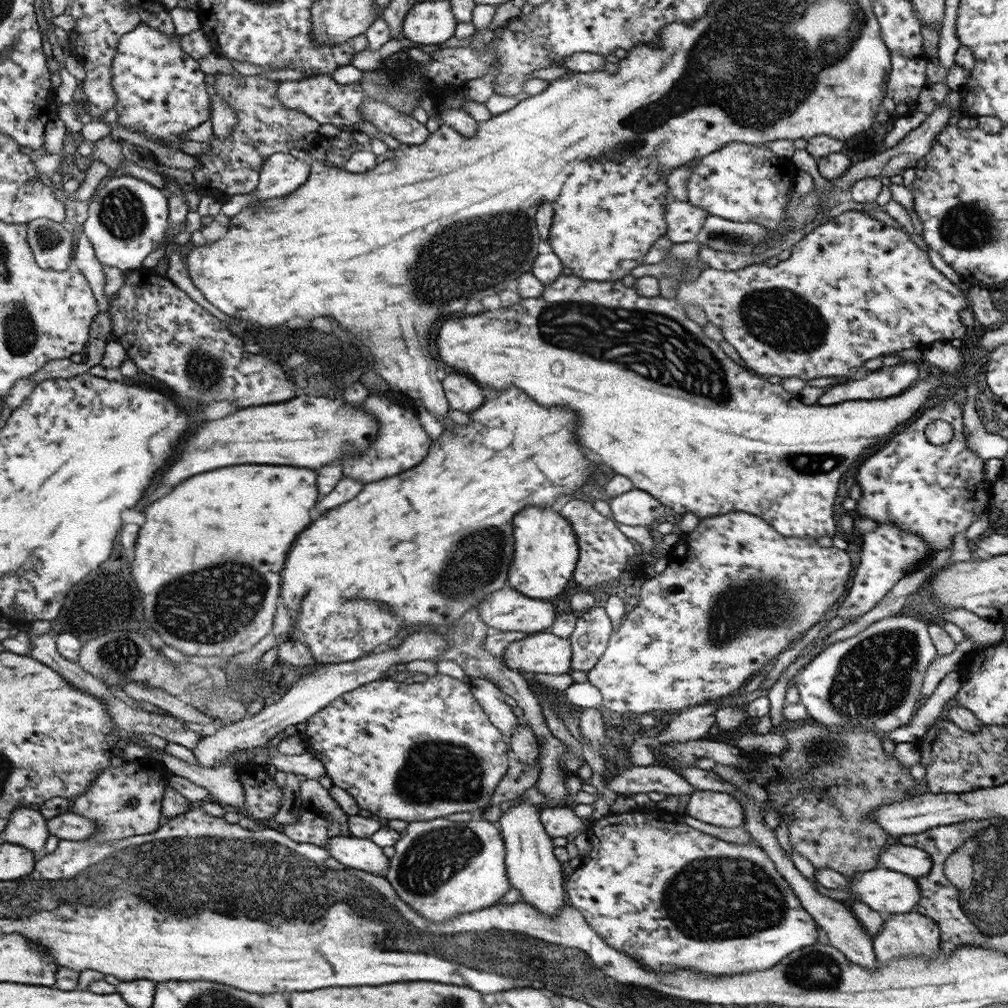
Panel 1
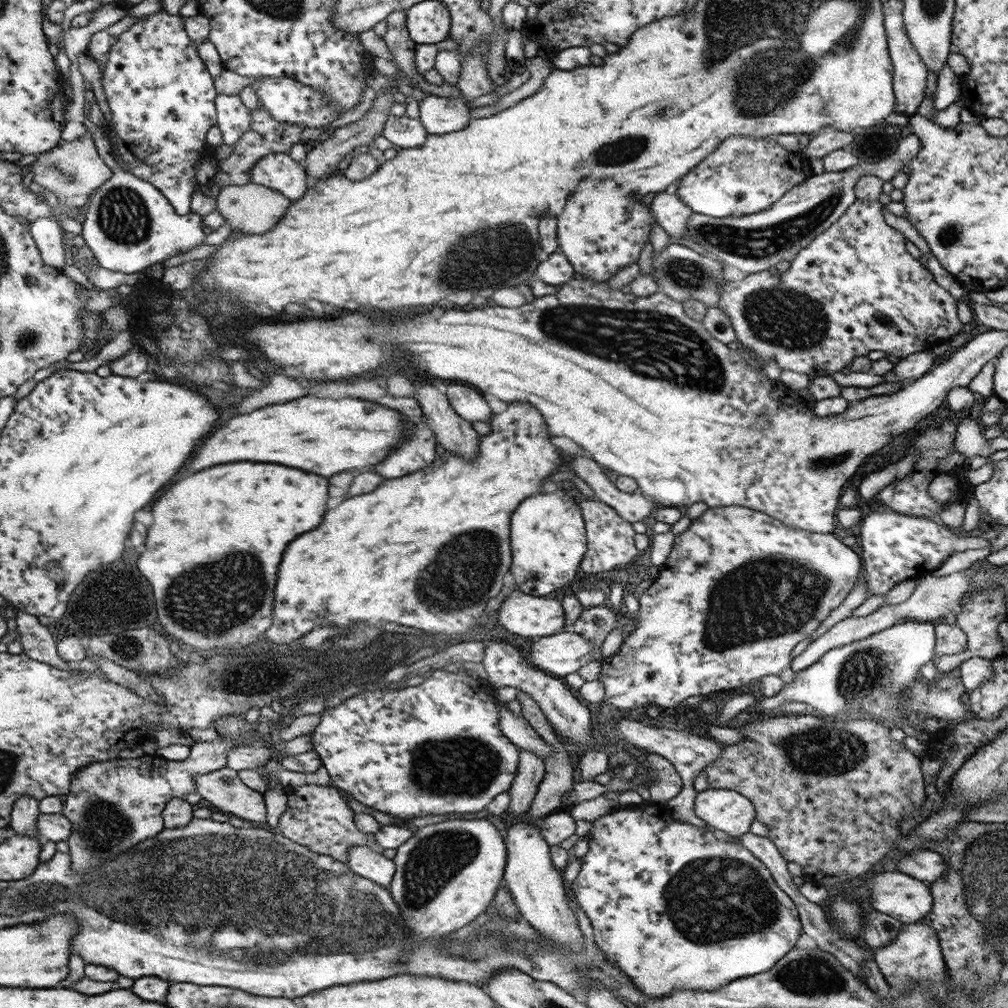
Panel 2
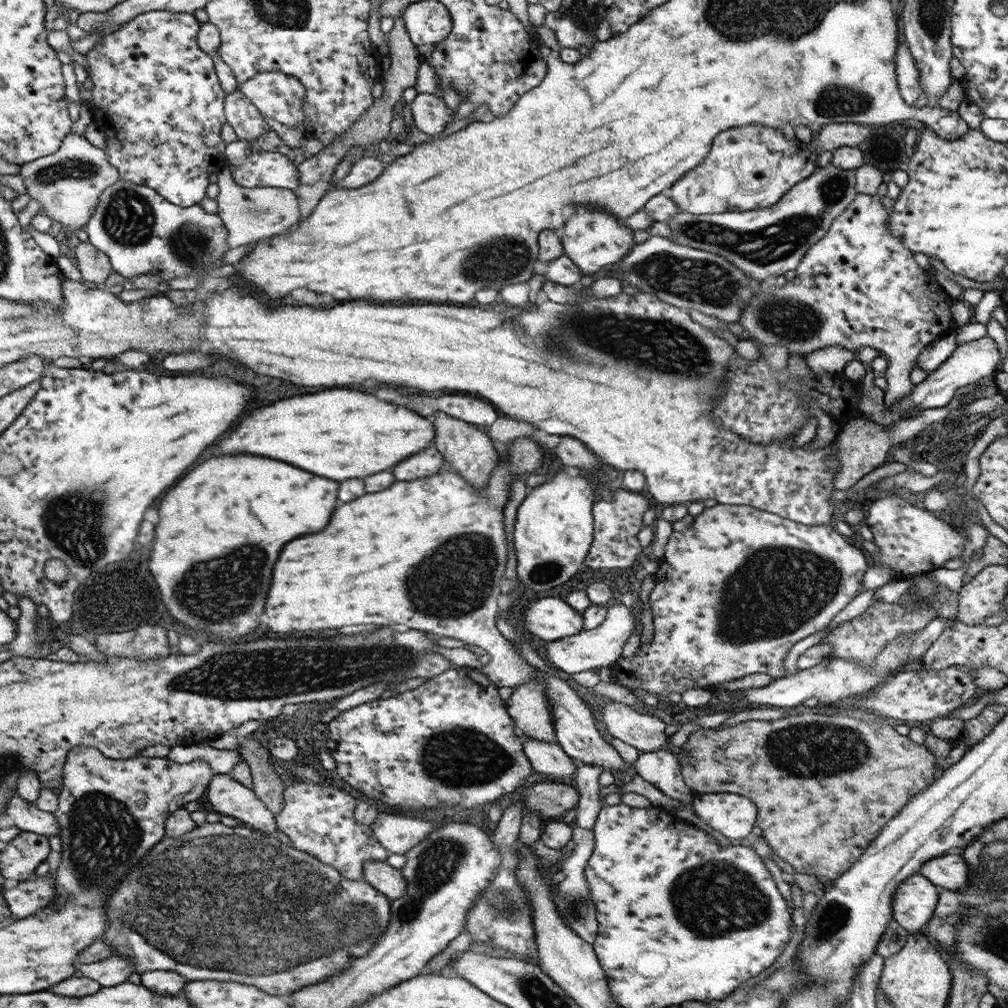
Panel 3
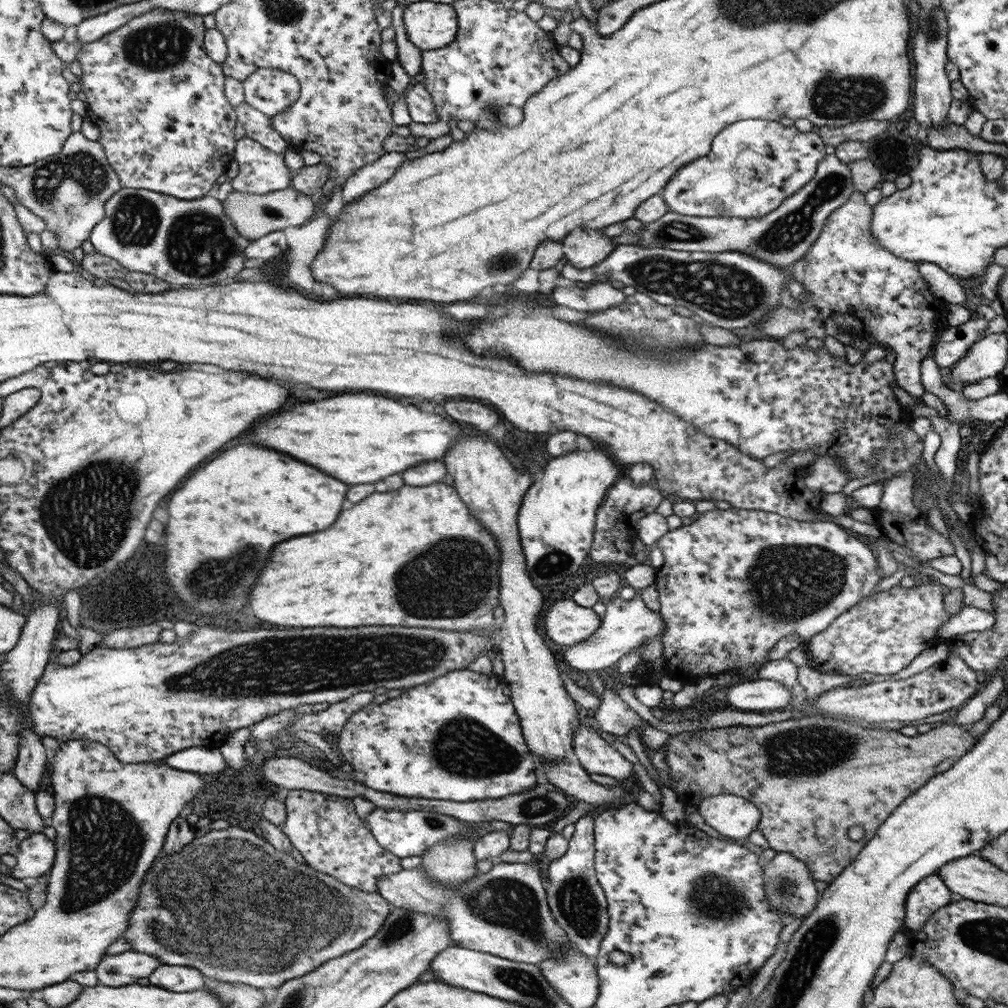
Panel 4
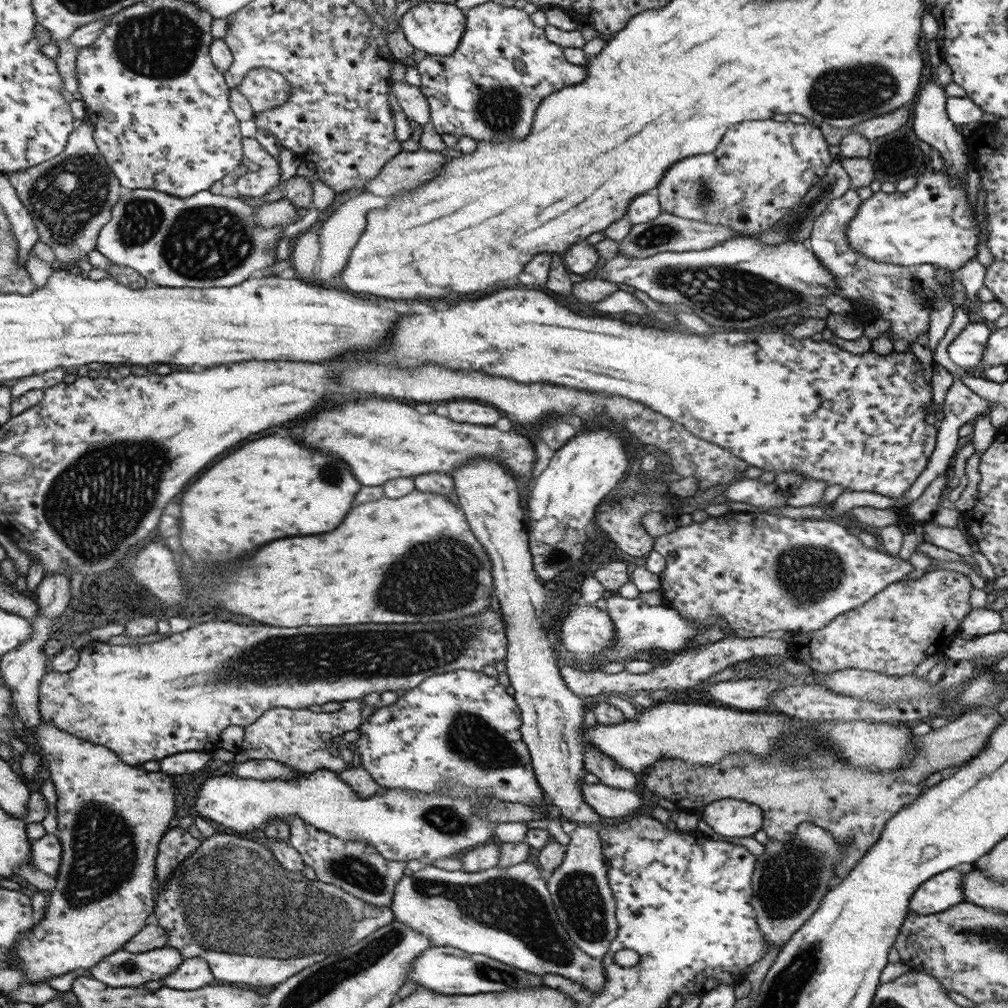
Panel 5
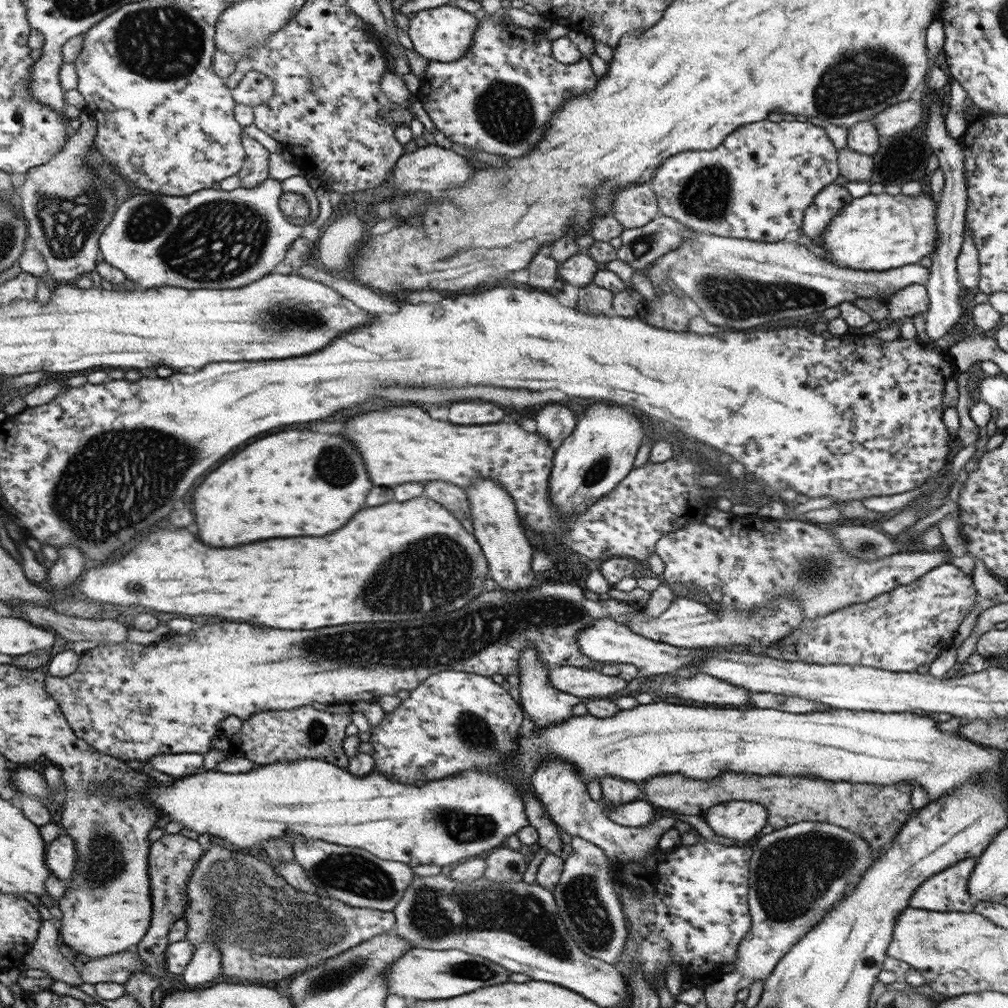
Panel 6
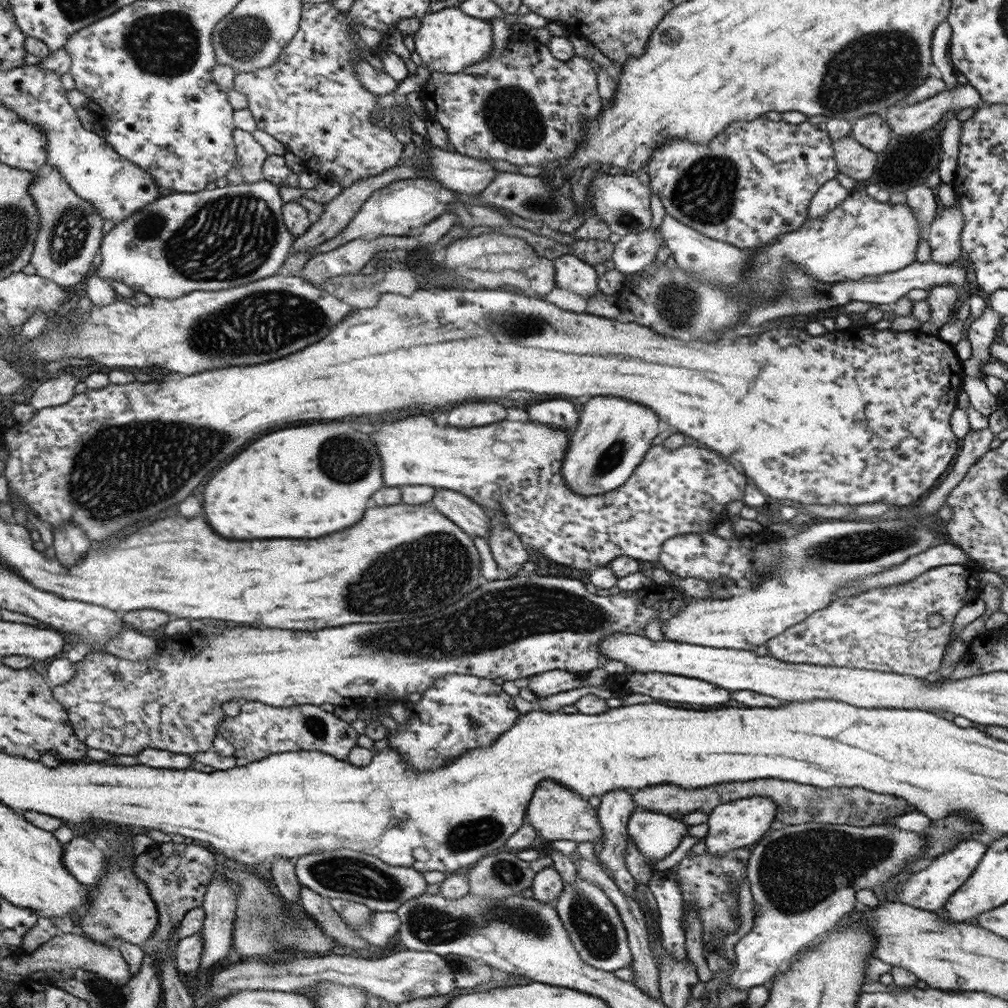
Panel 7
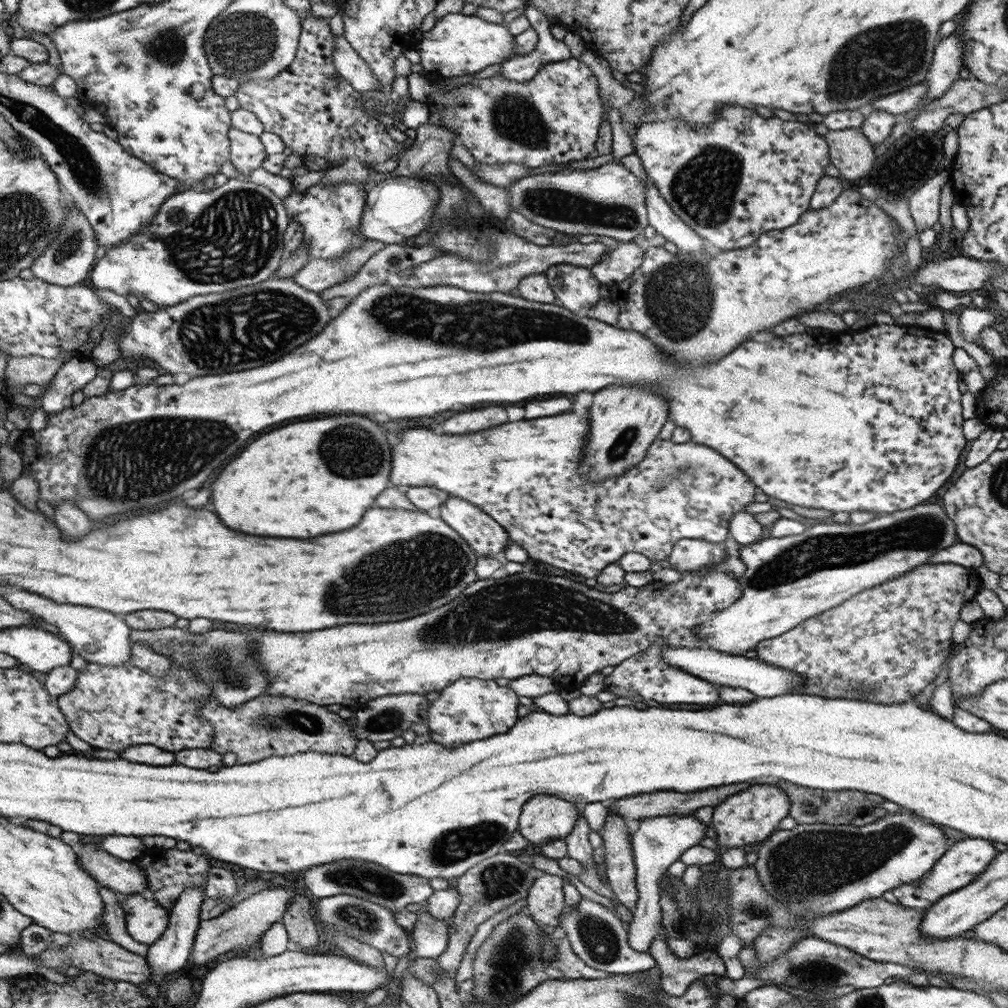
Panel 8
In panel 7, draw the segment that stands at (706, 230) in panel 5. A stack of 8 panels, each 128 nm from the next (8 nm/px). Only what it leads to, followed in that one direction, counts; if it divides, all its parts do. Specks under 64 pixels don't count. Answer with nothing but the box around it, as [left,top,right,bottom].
[612,227,666,276]

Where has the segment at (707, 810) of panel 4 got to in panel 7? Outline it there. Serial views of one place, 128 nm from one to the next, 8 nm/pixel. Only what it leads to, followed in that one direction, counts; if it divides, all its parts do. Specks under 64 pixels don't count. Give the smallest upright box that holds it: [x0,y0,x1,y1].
[703,796,776,856]

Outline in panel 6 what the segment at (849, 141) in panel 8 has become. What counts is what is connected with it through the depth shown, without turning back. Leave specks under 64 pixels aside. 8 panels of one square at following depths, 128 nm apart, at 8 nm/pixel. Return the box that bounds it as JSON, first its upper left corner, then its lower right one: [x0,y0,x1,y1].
[837,146,874,182]

